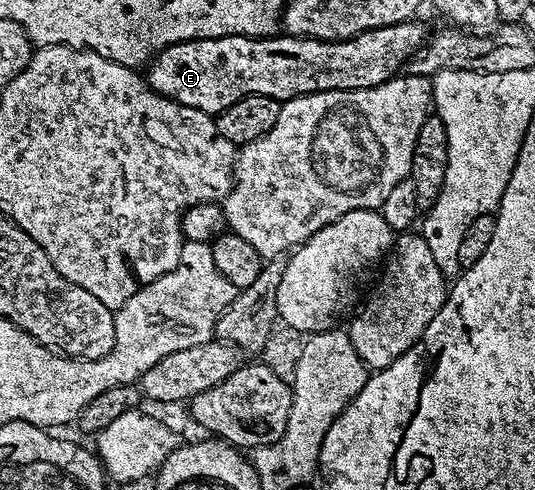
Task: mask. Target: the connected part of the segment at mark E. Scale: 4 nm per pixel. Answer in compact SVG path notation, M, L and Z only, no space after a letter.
M412 19L381 29L370 29L365 33L358 33L348 41L317 41L313 37L290 35L214 37L200 41L182 41L160 49L151 58L145 69L145 81L150 92L166 97L168 101L175 101L185 109L194 109L199 115L220 113L246 97L267 97L271 101L282 103L310 93L372 89L395 77L428 40L426 27L417 22L418 20Z

